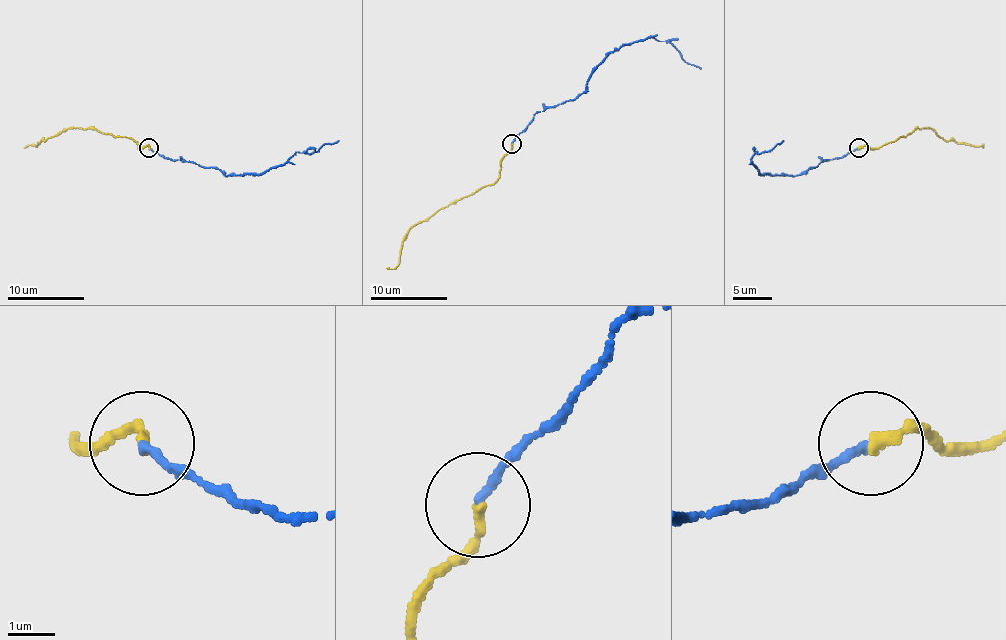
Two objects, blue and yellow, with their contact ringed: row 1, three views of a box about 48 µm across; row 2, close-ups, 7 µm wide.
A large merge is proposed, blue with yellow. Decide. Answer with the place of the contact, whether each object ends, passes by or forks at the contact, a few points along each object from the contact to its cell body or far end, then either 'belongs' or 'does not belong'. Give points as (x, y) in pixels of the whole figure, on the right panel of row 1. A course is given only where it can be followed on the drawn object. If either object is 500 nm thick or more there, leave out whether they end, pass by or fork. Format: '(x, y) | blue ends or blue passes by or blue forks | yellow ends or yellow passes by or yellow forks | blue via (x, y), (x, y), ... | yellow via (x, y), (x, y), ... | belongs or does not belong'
(858, 148) | blue ends | yellow ends | blue via (859, 147), (841, 157), (828, 159), (803, 174), (761, 174), (751, 159), (755, 153), (770, 151), (784, 139) | yellow via (859, 147), (882, 147), (915, 128), (926, 128), (947, 139), (984, 145), (982, 147) | belongs

